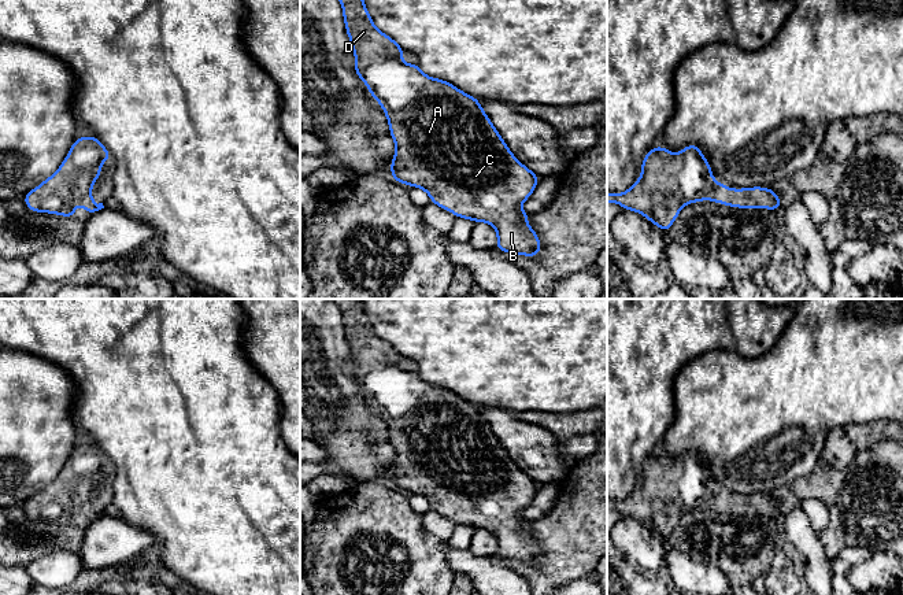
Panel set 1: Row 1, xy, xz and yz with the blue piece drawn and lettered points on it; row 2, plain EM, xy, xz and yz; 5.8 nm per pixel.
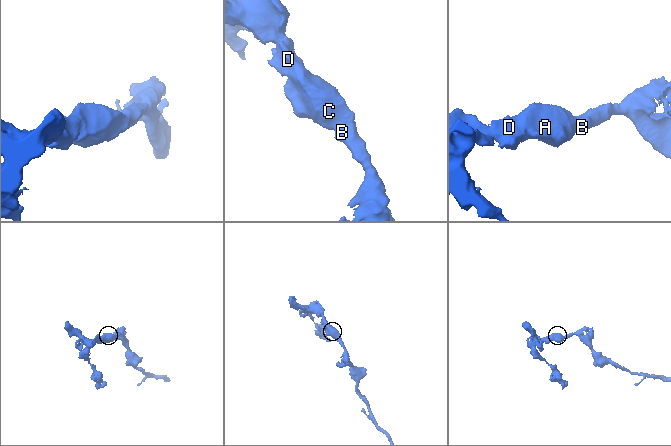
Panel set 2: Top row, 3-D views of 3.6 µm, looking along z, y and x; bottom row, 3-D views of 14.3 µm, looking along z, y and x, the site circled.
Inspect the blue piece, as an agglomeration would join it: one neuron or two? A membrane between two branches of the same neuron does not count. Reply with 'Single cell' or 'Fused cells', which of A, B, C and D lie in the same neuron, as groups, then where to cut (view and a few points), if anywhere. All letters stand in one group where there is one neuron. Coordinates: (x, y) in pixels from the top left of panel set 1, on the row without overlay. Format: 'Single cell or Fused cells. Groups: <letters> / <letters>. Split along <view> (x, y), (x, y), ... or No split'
Single cell. Groups: A B C D. No split

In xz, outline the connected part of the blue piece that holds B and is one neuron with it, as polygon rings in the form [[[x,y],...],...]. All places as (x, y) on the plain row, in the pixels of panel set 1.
[[[334,299],[356,365],[355,380],[384,417],[396,451],[391,469],[395,489],[422,495],[436,513],[458,525],[486,529],[496,536],[496,555],[506,561],[539,563],[541,550],[521,513],[540,487],[522,472],[496,437],[480,407],[440,385],[425,382],[421,372],[401,369],[404,356],[380,339],[363,308],[363,299]]]

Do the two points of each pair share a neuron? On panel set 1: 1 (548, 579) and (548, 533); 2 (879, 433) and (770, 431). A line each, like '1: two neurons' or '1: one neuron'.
1: one neuron
2: two neurons

